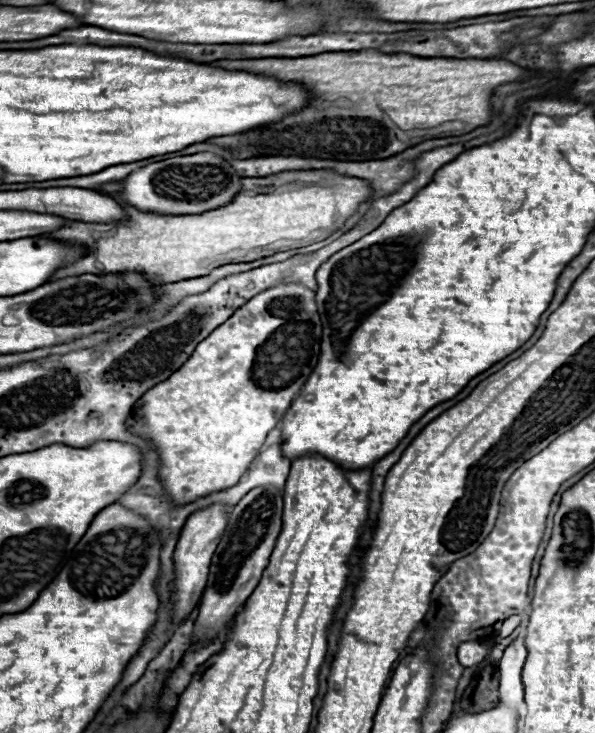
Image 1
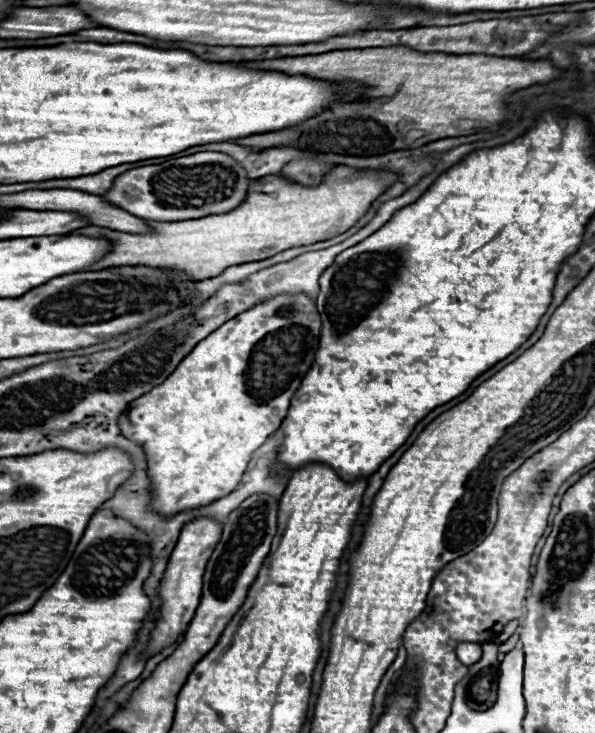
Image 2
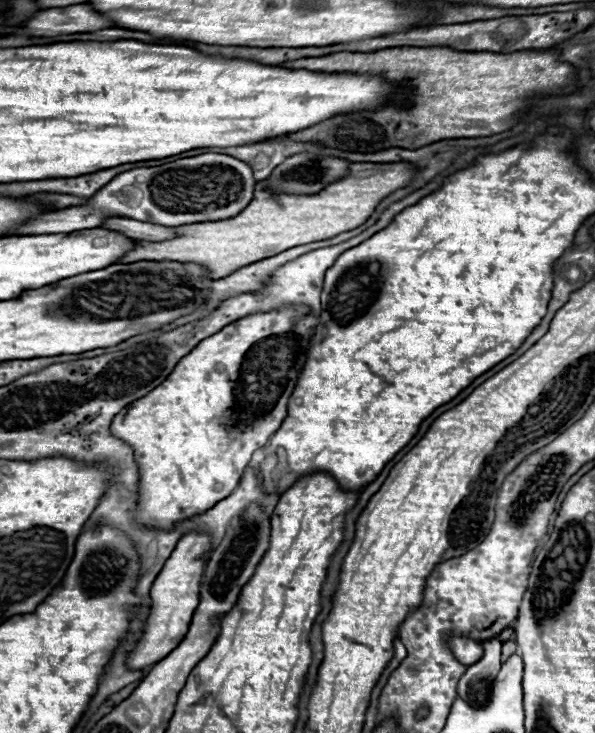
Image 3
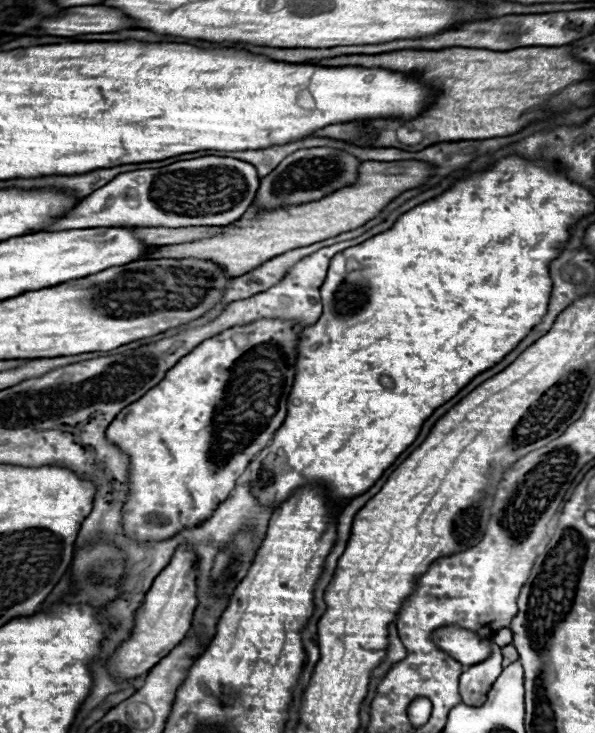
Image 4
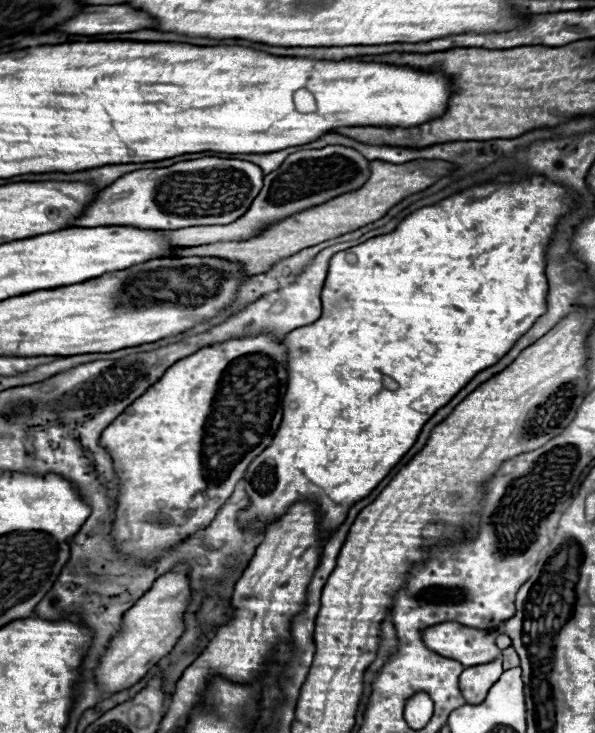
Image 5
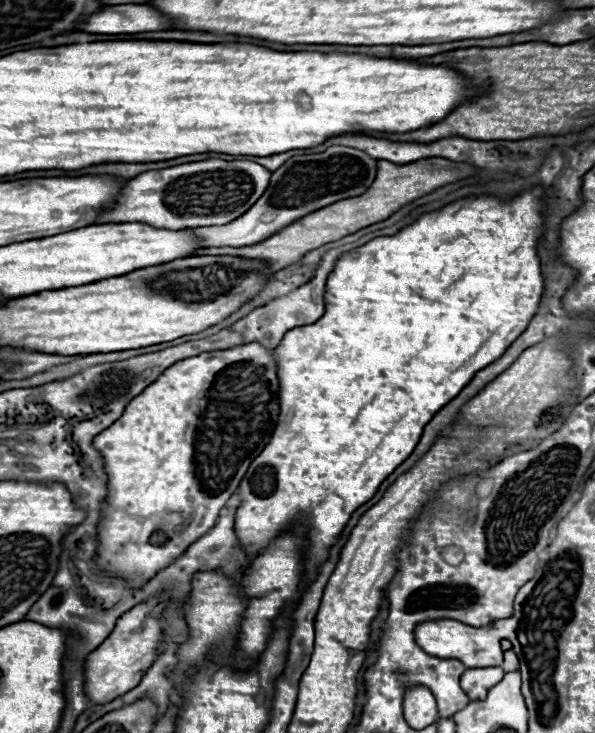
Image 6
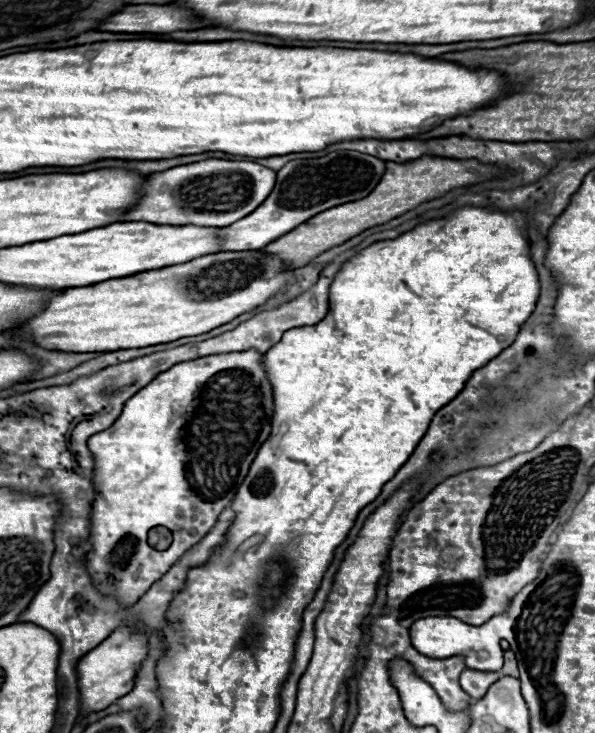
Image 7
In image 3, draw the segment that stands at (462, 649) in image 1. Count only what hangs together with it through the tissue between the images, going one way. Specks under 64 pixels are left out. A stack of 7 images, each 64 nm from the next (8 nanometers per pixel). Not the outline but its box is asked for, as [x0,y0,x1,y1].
[450,636,484,666]

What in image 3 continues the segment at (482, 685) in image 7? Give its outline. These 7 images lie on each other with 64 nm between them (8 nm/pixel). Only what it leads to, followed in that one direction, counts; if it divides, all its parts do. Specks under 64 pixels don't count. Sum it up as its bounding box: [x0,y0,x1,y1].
[458,638,502,702]

